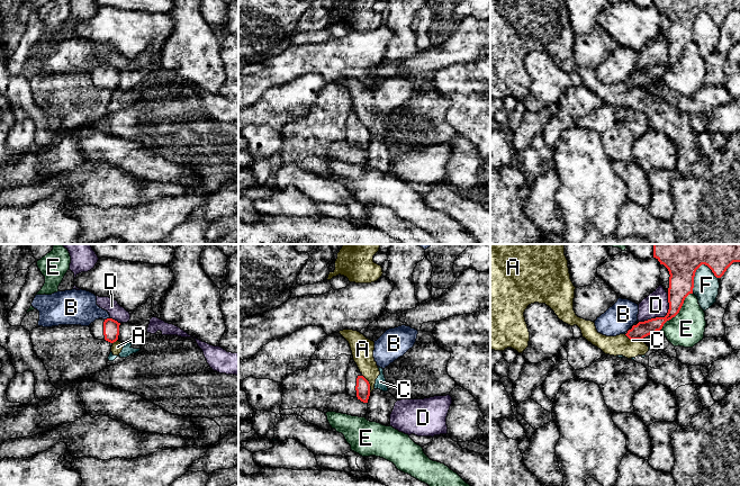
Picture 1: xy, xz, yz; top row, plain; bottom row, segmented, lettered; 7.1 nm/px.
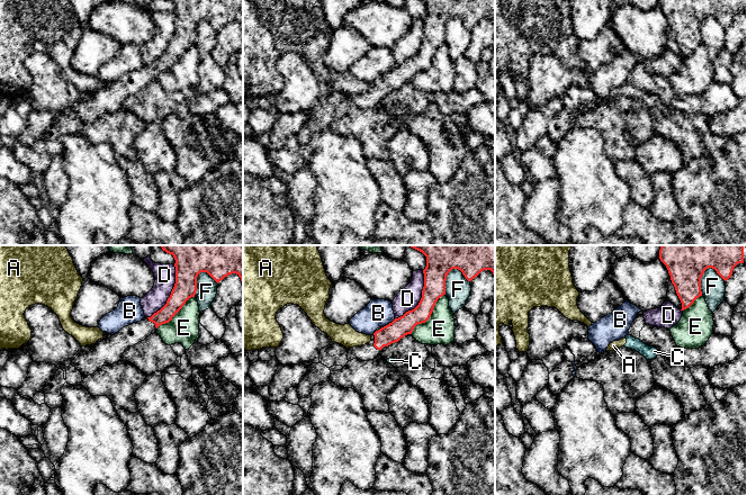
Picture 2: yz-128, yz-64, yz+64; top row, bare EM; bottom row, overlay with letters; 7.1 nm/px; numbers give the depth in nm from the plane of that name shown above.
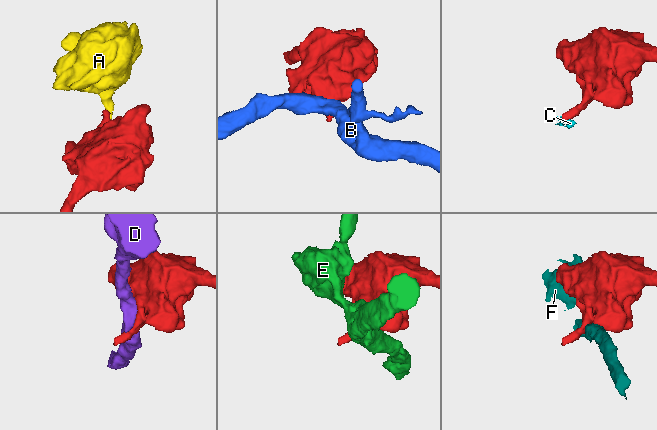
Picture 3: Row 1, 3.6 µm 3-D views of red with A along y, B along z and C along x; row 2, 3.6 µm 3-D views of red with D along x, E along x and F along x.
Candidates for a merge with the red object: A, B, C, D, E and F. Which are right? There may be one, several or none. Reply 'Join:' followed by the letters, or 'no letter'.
Join: no letter

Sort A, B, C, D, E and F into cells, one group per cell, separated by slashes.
A C / B / D / E / F

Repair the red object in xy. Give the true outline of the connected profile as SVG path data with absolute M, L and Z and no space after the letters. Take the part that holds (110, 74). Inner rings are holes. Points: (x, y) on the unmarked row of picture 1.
M112 66L107 68L96 68L89 73L91 82L98 88L106 88L110 91L114 91L118 88L119 83L119 73L117 69Z

